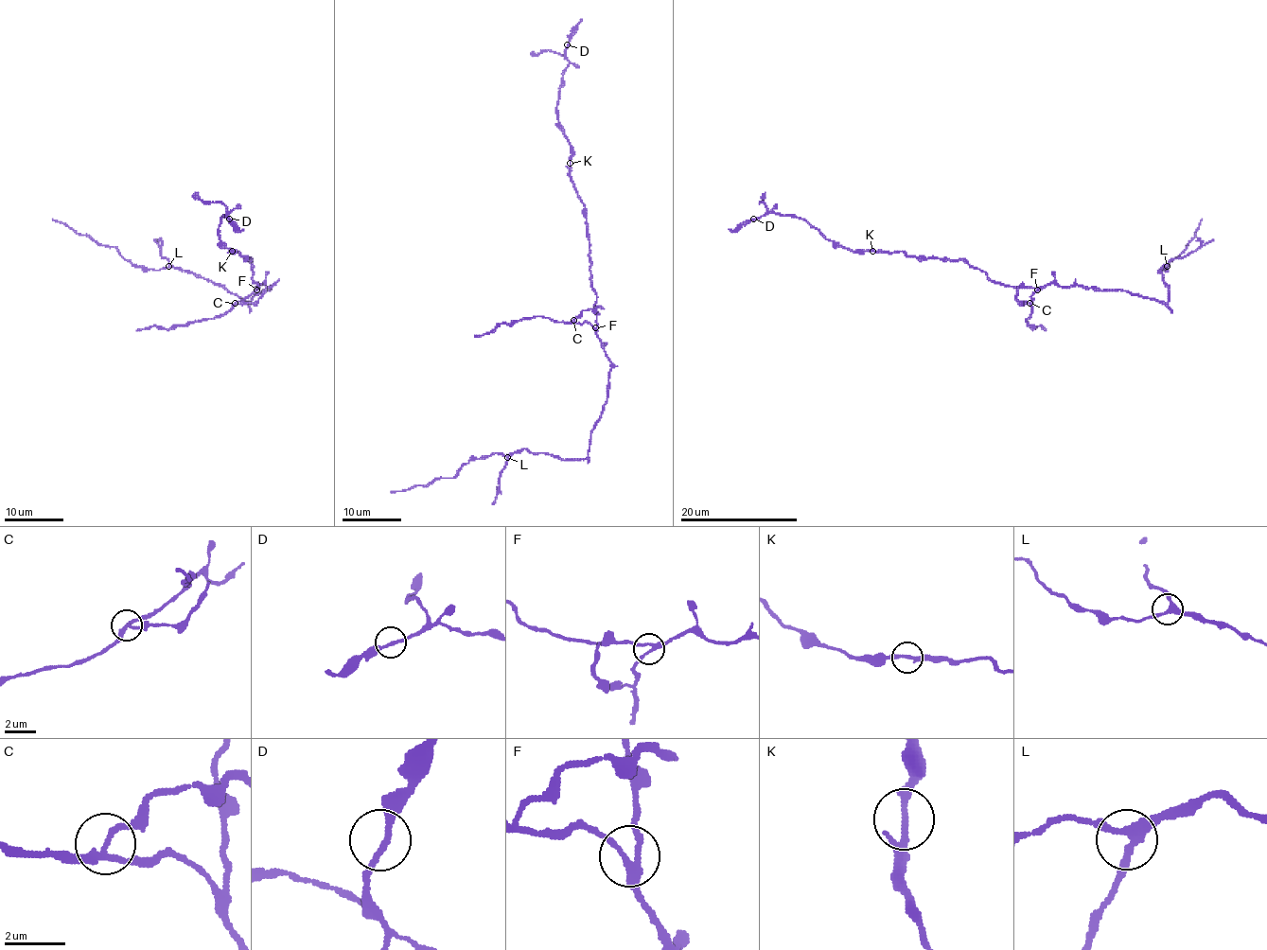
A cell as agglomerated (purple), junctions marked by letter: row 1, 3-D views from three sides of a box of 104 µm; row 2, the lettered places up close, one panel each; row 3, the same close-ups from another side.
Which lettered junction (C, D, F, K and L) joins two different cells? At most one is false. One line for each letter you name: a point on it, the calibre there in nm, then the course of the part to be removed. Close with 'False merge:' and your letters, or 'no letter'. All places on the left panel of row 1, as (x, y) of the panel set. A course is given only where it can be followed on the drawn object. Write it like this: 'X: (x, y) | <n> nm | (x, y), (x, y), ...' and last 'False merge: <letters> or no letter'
C: (235, 303) | 180 nm | (235, 303), (255, 303), (266, 287)
False merge: C

